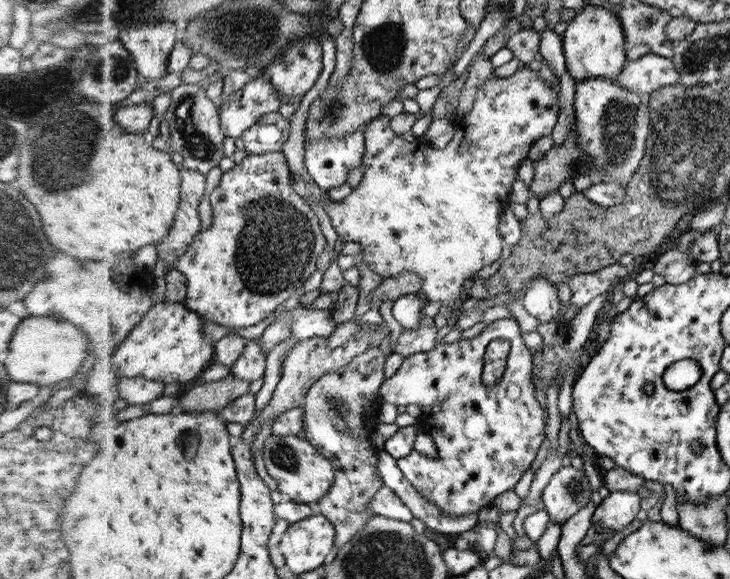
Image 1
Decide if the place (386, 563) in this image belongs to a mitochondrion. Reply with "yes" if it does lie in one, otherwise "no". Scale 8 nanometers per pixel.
yes

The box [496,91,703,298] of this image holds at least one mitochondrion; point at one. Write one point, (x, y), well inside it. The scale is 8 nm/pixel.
(616, 128)

